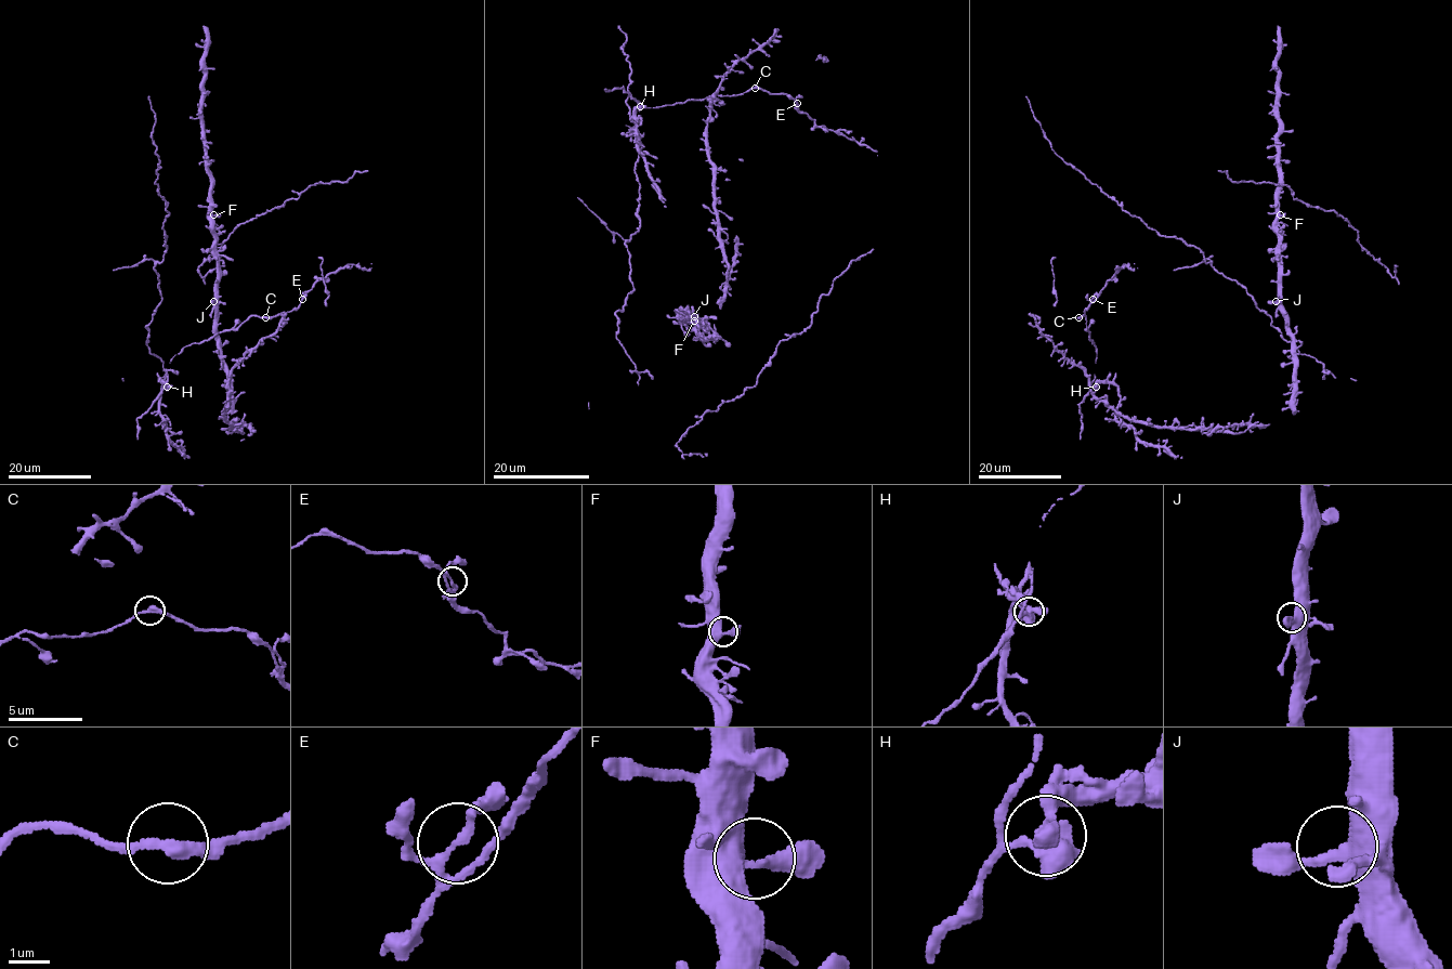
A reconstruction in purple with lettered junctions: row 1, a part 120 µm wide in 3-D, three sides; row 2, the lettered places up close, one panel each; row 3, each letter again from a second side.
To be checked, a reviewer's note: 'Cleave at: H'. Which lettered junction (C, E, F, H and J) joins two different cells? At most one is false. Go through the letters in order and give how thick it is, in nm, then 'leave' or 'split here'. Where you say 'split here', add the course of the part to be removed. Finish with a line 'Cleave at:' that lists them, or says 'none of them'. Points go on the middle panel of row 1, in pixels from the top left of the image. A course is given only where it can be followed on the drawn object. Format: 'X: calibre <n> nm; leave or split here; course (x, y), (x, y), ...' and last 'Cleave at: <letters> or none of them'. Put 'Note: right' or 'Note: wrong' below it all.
C: calibre 280 nm; leave
E: calibre 140 nm; leave
F: calibre 400 nm; leave
H: calibre 440 nm; split here
J: calibre 440 nm; leave
Cleave at: H
Note: right

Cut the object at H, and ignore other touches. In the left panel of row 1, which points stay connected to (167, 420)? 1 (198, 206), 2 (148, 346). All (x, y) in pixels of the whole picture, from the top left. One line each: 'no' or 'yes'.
1: no
2: yes

